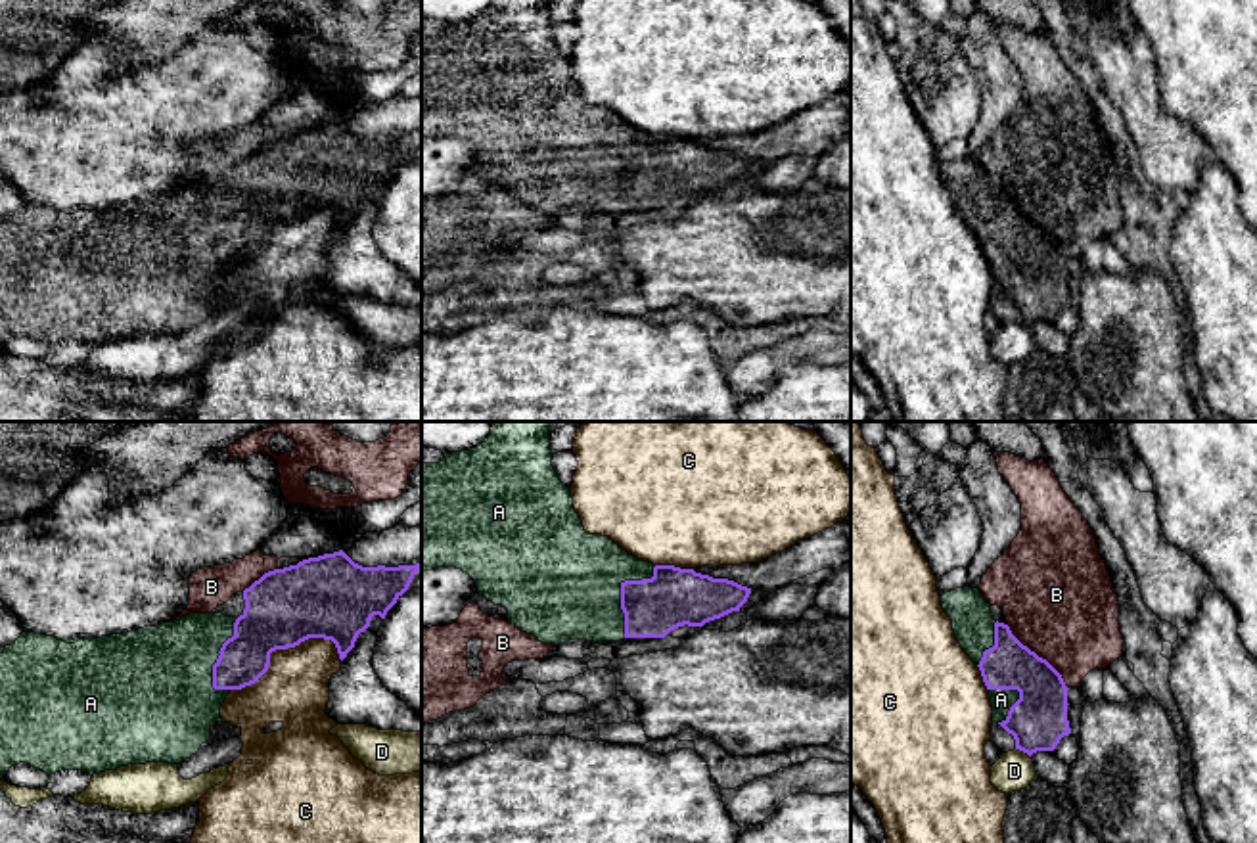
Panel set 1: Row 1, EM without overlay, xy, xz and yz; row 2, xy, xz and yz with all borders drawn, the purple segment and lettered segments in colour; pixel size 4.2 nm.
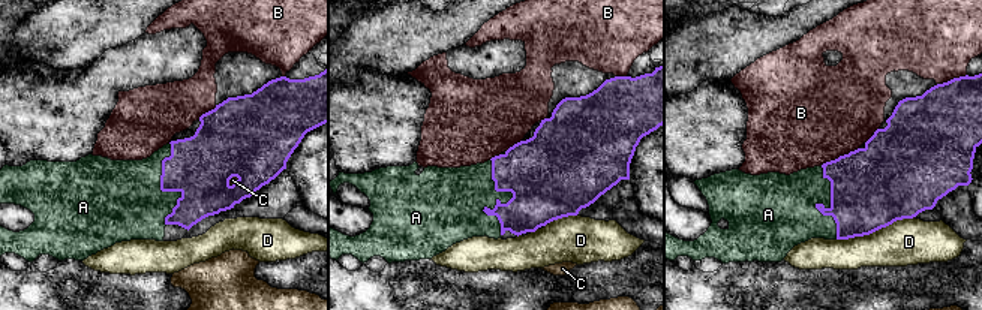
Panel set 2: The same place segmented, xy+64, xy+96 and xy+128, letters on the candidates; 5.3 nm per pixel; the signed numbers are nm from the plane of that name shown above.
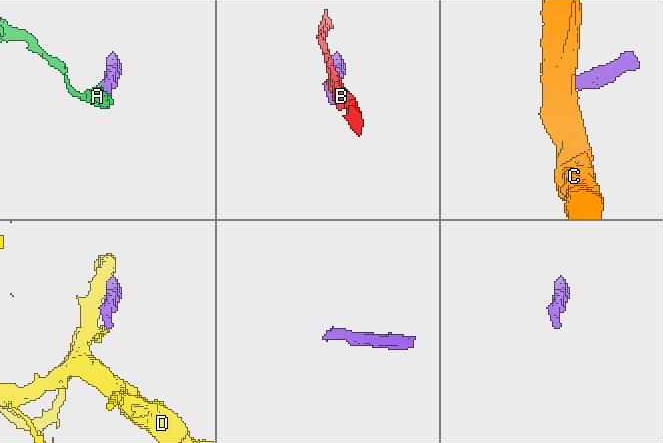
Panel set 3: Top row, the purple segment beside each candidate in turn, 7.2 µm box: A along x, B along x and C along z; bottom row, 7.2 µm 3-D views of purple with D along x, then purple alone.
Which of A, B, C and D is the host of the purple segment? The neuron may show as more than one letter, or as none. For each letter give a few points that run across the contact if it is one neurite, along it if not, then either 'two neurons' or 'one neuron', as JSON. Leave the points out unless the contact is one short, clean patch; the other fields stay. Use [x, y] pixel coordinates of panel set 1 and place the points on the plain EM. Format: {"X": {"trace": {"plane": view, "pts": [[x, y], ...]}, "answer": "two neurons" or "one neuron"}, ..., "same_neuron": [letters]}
{"A": {"answer": "one neuron"}, "B": {"answer": "two neurons"}, "C": {"answer": "two neurons"}, "D": {"answer": "two neurons"}, "same_neuron": ["A"]}

